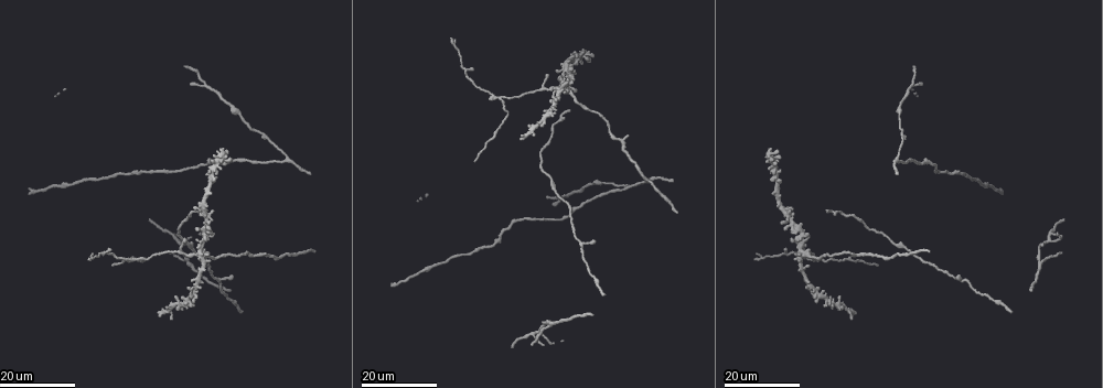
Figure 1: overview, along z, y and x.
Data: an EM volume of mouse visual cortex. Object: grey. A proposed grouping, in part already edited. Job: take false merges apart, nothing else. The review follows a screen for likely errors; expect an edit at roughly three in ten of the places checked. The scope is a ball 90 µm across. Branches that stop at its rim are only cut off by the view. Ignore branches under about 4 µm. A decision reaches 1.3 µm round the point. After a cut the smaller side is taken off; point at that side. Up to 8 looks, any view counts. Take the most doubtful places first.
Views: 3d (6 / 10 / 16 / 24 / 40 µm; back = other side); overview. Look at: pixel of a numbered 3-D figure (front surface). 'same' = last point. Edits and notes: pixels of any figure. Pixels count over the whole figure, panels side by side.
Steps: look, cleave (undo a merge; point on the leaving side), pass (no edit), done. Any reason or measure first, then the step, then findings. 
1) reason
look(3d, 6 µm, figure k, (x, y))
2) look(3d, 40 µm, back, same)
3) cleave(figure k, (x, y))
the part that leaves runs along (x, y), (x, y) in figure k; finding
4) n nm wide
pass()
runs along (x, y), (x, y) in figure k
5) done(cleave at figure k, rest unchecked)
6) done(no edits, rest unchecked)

look(3d, 16 µm, figure 1, (198, 255))

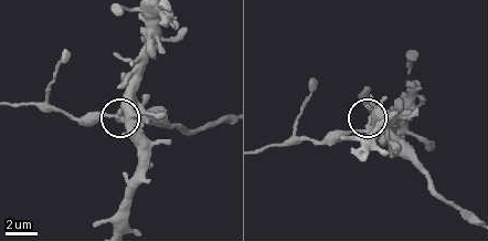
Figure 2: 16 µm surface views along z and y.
closer look
look(3d, 6 µm, figure 2, (119, 111))

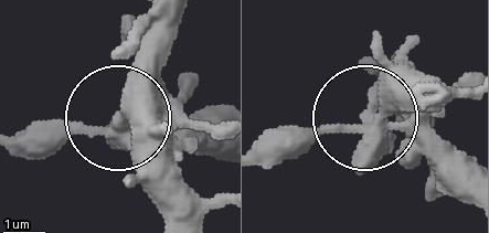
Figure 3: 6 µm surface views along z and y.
pass()
all the same cell

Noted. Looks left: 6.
three-way junction
look(3d, 24 µm, figure 1, (502, 100))

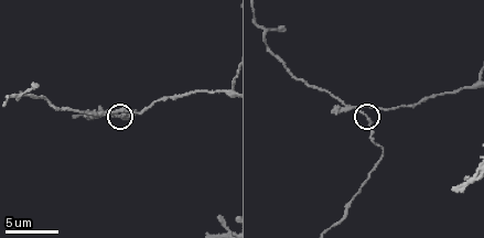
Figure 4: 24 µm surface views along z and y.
look(3d, 10 µm, figure 4, (112, 115))

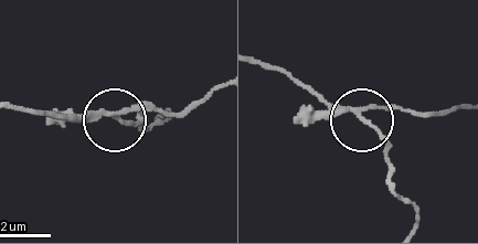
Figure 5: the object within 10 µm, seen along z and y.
look(3d, 6 µm, figure 5, (117, 119))

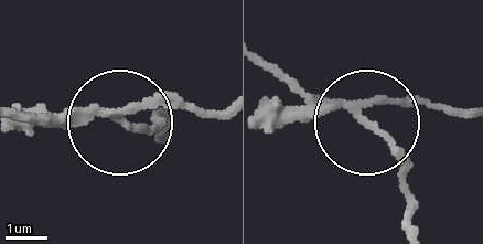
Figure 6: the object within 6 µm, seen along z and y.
cleave(figure 6, (139, 129))
the part that leaves runs along (86, 116), (15, 116) in figure 6; a second cell is stuck on

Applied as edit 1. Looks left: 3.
see it whole again
look(overview)

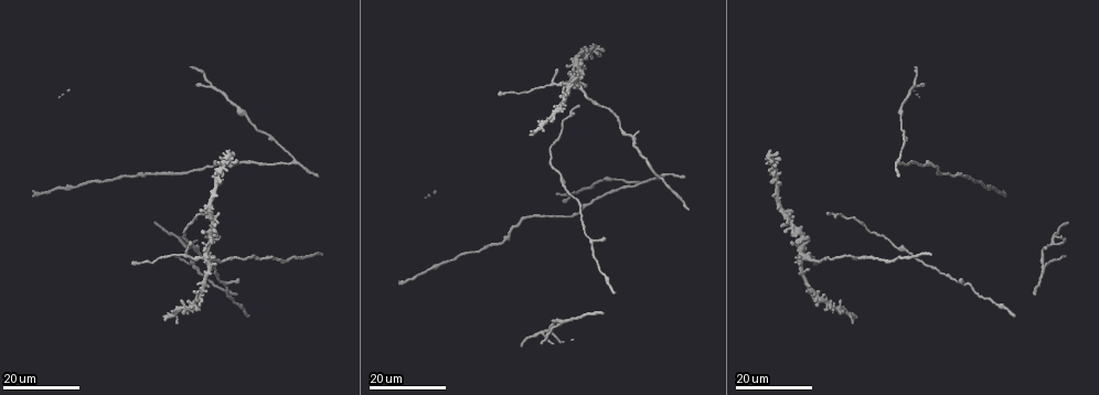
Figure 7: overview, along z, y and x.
a fork
look(3d, 24 µm, figure 7, (553, 85))

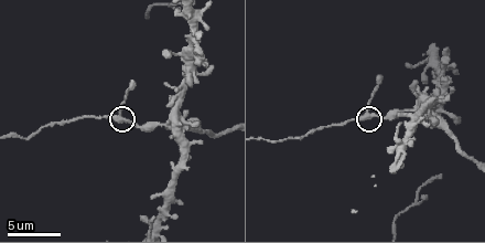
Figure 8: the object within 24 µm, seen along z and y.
look(3d, 6 µm, figure 8, (119, 116))

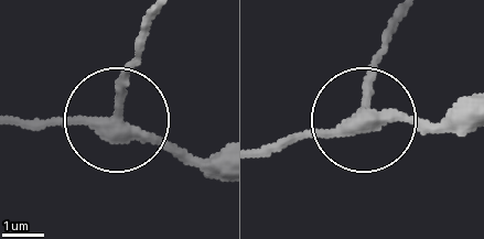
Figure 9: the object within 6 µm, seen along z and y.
pass()
runs along (214, 156), (161, 150), (122, 118), (119, 83), (137, 55) in figure 9; all the same cell

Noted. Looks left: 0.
done(cleave at figure 6, rest unchecked)

